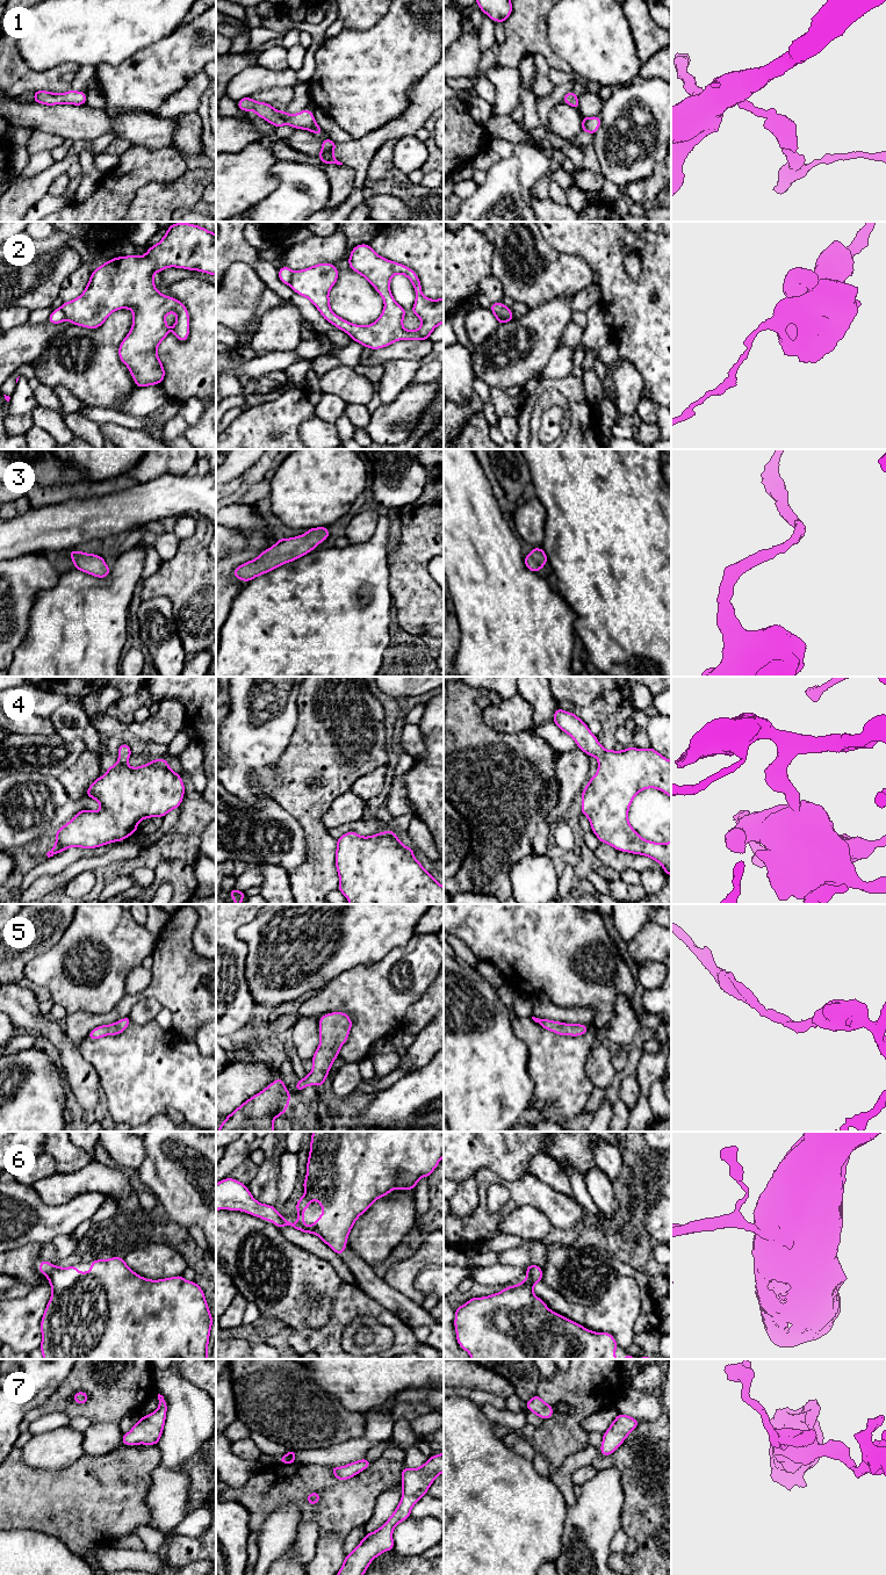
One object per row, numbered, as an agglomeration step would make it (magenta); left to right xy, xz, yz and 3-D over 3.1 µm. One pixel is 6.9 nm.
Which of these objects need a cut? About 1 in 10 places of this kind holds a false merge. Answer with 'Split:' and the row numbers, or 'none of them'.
Split: 2

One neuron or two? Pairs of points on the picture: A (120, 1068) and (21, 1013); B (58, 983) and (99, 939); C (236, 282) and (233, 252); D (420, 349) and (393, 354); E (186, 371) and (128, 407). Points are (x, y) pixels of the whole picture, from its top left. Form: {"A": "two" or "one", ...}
{"A": "two", "B": "one", "C": "two", "D": "one", "E": "two"}

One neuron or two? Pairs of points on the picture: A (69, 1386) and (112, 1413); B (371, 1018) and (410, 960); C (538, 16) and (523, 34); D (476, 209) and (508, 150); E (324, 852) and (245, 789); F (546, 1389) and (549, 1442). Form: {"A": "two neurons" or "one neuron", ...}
{"A": "one neuron", "B": "one neuron", "C": "one neuron", "D": "two neurons", "E": "two neurons", "F": "one neuron"}

